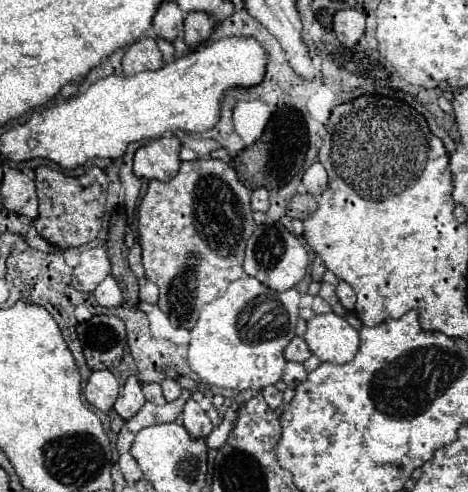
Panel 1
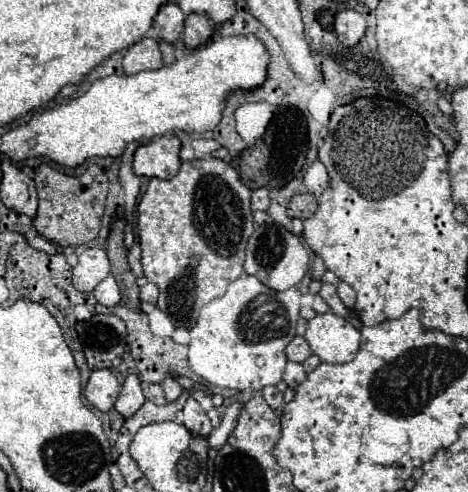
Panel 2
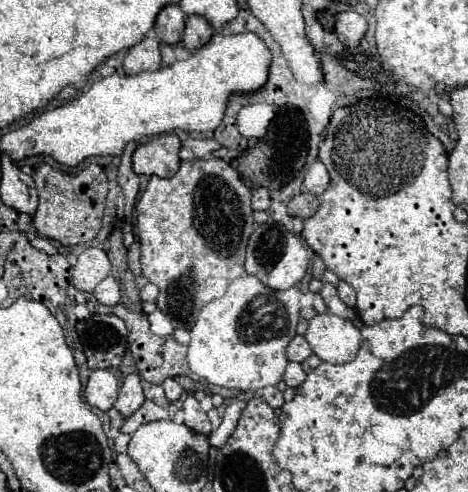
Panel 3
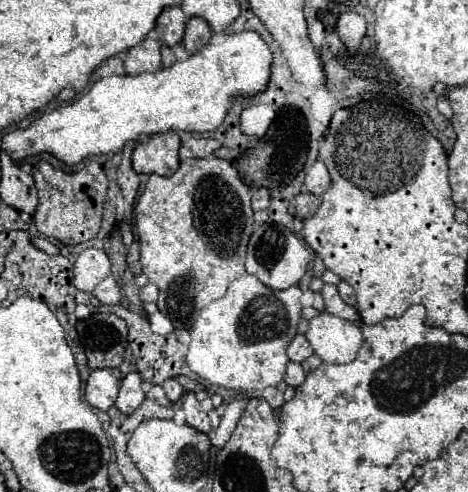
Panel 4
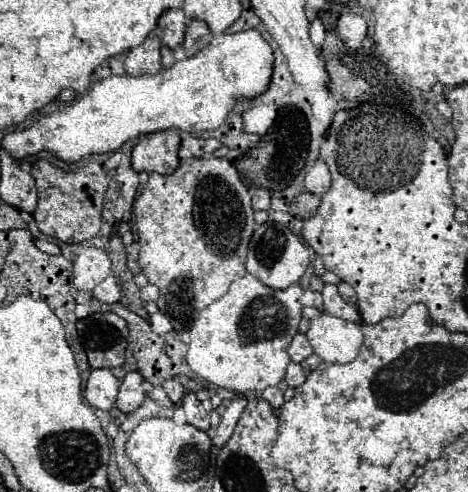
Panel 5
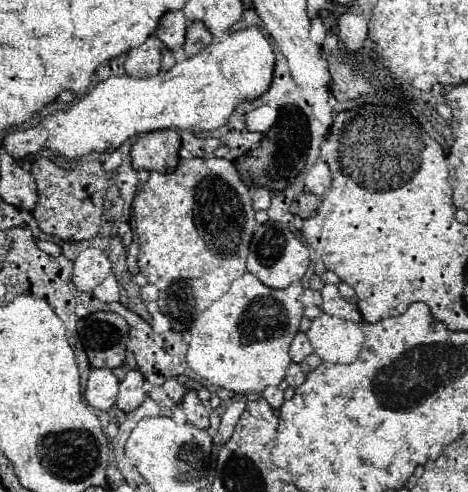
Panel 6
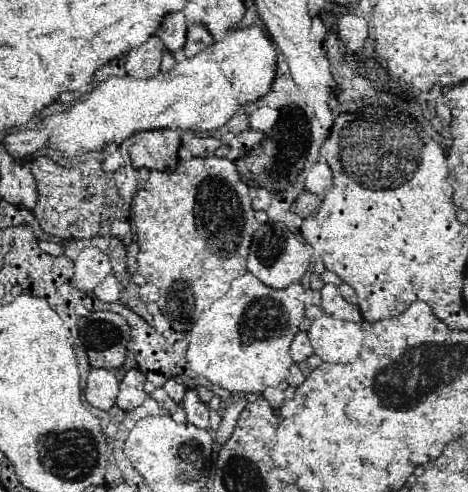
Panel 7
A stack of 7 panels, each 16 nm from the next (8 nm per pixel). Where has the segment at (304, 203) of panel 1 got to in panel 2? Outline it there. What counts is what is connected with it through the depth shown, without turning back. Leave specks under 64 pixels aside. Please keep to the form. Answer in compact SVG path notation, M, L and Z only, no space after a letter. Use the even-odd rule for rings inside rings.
M296 194L288 204L288 216L306 220L316 212L316 208L318 208L316 196L312 196L312 194Z

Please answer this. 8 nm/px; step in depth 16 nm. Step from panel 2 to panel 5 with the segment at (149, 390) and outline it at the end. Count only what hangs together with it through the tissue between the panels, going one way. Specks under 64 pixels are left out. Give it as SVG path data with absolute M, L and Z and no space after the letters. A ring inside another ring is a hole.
M156 386L156 388L152 388L152 392L148 394L154 402L158 402L160 406L164 406L164 408L172 408L174 406L174 402L166 396L166 392L160 388L160 386Z

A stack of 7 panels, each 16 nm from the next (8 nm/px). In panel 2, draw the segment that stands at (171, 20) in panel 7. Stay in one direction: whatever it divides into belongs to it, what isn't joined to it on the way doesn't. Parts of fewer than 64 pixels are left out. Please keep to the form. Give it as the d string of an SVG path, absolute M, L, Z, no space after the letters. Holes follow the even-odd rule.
M174 2L164 4L164 8L160 8L160 12L156 14L150 36L156 40L174 44L180 38L180 34L184 32L184 20L186 20L186 14Z

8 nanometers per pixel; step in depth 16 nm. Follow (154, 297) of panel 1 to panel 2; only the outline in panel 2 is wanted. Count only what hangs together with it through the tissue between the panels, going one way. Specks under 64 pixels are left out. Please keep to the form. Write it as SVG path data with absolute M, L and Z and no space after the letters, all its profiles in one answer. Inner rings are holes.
M148 282L146 286L142 286L142 288L140 288L140 300L154 304L154 302L158 300L158 288L156 288L156 284Z

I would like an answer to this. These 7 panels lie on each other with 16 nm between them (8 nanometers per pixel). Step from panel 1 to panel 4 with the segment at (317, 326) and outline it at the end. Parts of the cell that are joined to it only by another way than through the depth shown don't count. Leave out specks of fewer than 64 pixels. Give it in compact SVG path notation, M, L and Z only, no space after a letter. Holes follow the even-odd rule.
M320 312L310 320L306 338L324 362L338 364L352 362L364 340L360 326L328 312Z

